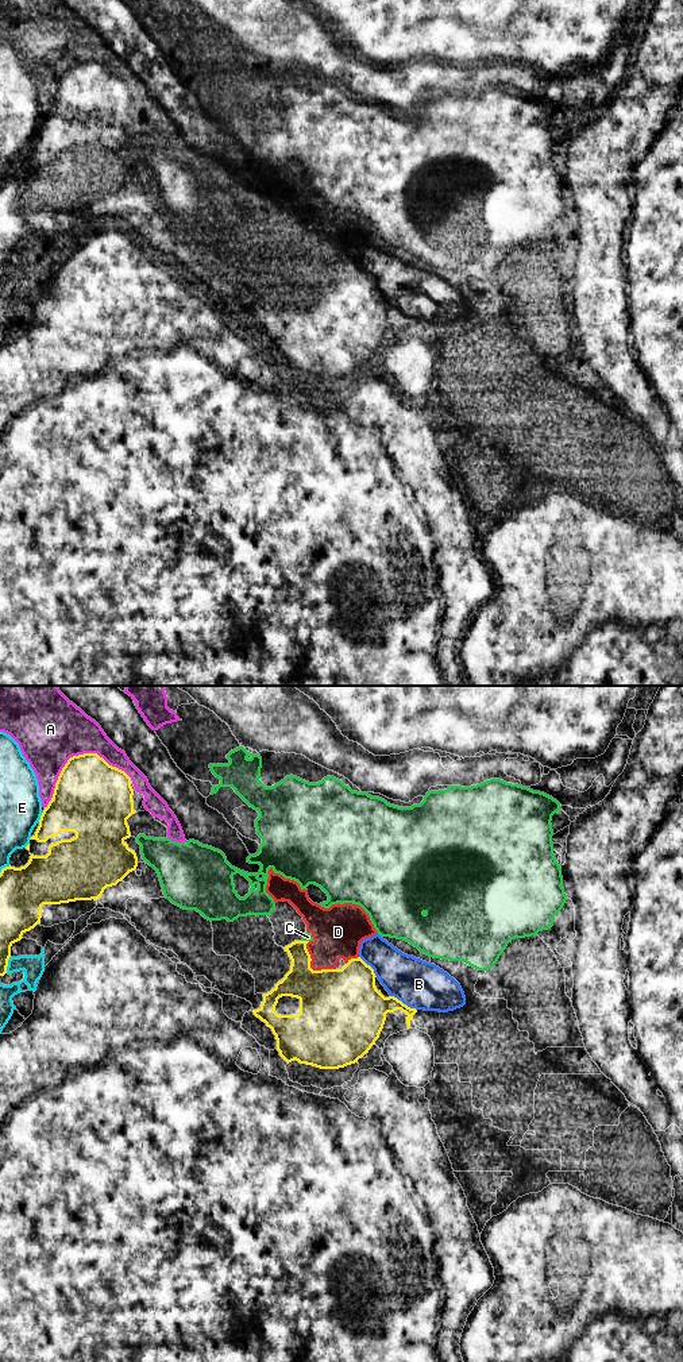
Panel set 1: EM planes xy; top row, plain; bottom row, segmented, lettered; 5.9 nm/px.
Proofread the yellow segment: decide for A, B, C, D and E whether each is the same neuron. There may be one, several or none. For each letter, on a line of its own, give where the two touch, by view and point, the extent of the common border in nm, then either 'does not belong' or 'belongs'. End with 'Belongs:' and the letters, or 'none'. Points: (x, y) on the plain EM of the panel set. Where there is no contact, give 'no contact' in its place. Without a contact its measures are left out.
A: xy (76, 65) | 550 nm | does not belong
B: xy (402, 312) | 180 nm | does not belong
C: xy (305, 250) | 50 nm | does not belong
D: xy (309, 276) | 240 nm | does not belong
E: xy (41, 126) | 60 nm | does not belong
Belongs: none

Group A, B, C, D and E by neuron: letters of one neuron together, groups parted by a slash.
A / B D / C / E

